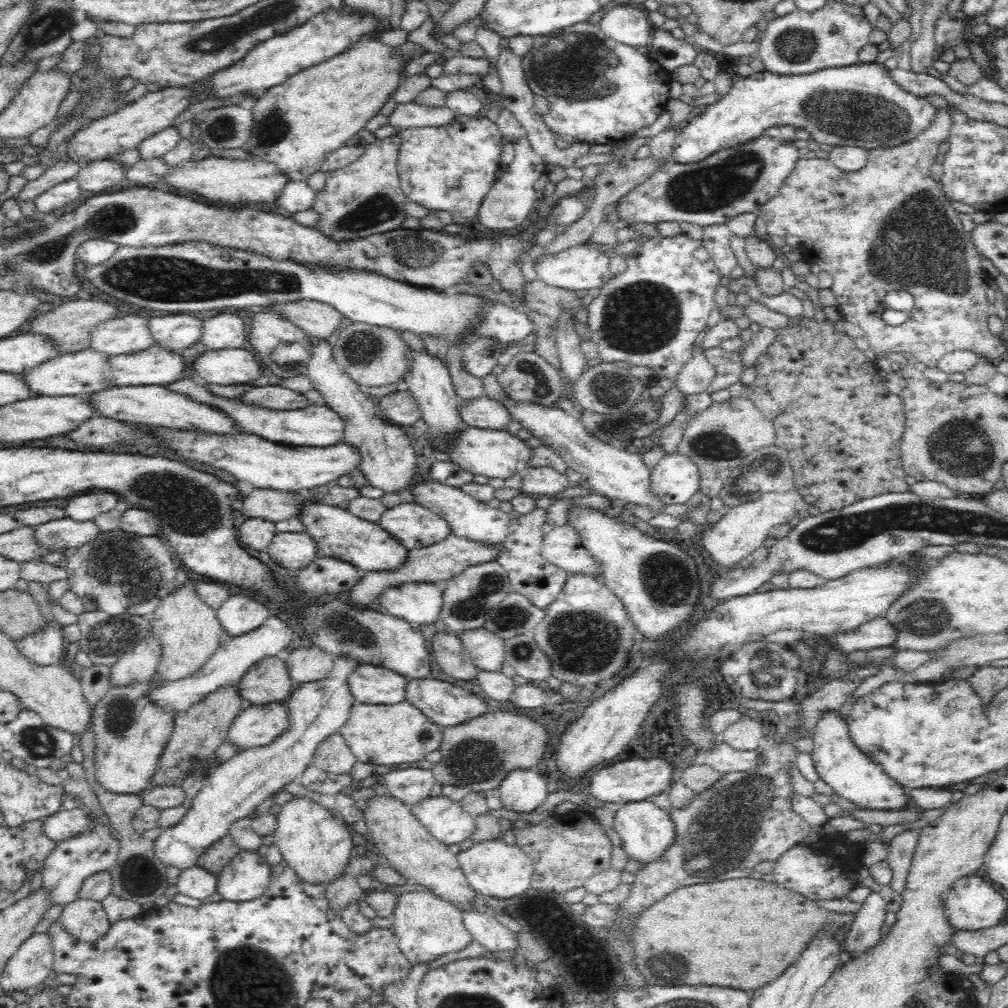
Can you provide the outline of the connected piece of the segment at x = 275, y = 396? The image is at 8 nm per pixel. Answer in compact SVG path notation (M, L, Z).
M281 385L255 386L241 394L244 404L254 404L272 410L298 410L312 404L303 394Z

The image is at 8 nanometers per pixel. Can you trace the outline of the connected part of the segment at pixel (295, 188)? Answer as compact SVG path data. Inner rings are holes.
M290 179L282 189L277 205L282 213L291 215L314 208L315 191L306 181Z

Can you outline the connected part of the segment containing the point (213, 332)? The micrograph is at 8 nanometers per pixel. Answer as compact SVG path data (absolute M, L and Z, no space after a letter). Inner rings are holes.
M218 314L203 320L203 325L203 334L199 342L210 350L243 348L248 344L244 322L236 314Z

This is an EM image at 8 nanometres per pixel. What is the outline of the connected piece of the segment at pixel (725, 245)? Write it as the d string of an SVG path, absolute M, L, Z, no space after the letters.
M726 224L709 225L703 229L702 242L710 259L716 264L720 275L730 278L731 272L739 266L730 247L732 232L726 227Z

